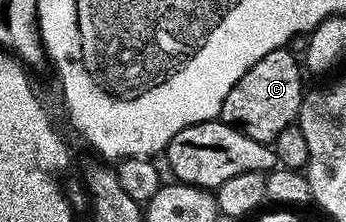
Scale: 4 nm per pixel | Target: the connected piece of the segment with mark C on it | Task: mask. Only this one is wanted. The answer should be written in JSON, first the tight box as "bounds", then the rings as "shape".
{"bounds":[219,47,306,142],"shape":[[[285,47],[270,51],[270,55],[262,55],[262,59],[258,59],[258,63],[254,63],[254,67],[230,87],[230,95],[226,95],[220,108],[219,120],[250,135],[250,139],[275,142],[276,136],[299,118],[306,92],[301,62],[290,50]]]}

